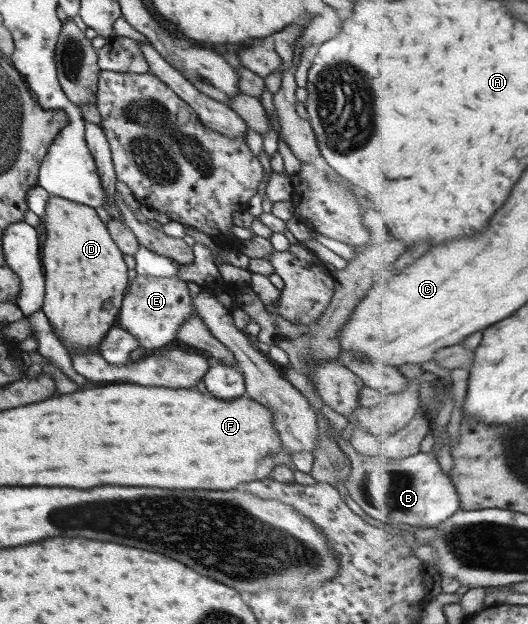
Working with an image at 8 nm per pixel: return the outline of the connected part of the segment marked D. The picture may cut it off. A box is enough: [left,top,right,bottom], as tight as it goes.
[42,195,129,353]

